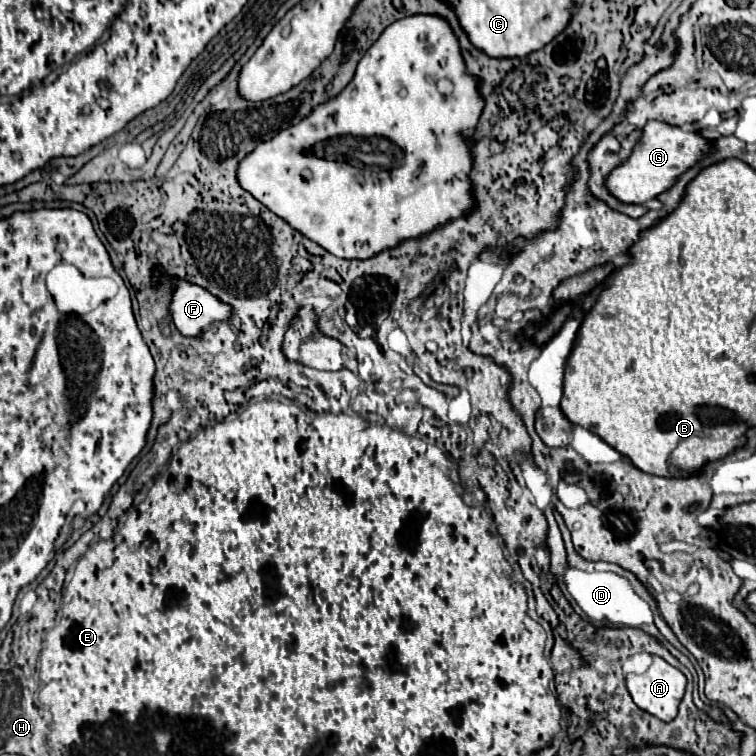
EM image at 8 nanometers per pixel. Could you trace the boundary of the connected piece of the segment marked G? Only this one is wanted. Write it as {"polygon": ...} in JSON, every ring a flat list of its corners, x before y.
{"polygon":[[647,123,643,127,641,141,633,147,633,153,627,163,615,167,607,179,607,187,611,195,615,195,623,203,647,203,657,195,671,189,677,179,691,167,695,167,701,159,717,153,715,143,705,139,697,131,687,131,681,127,673,127,667,123]]}

